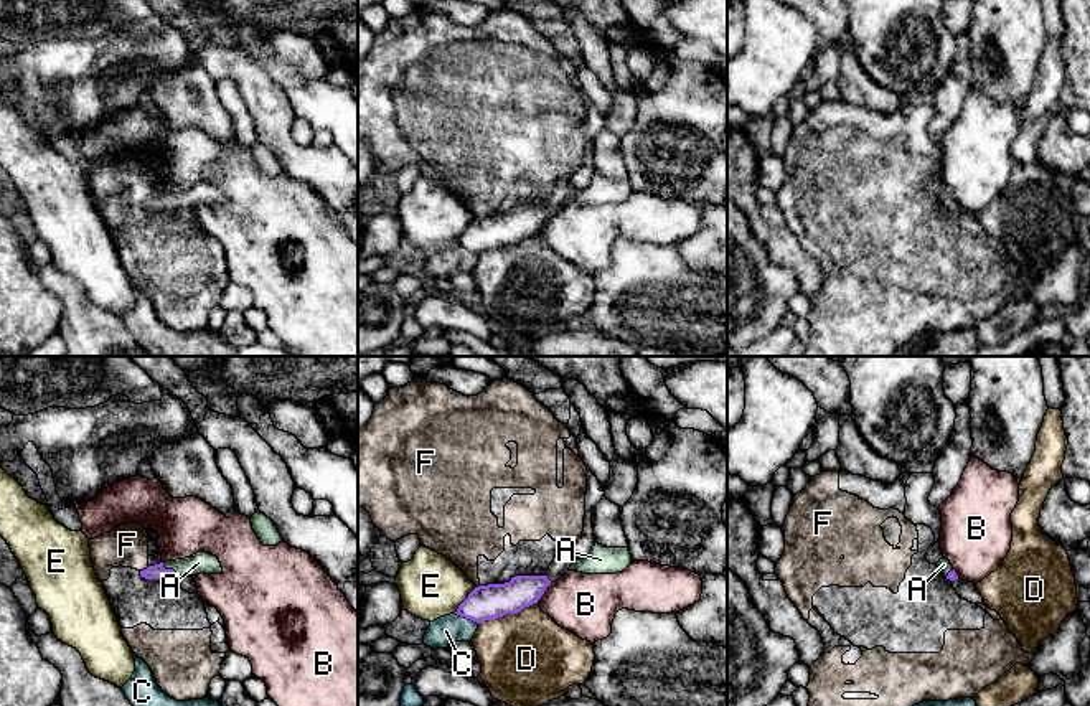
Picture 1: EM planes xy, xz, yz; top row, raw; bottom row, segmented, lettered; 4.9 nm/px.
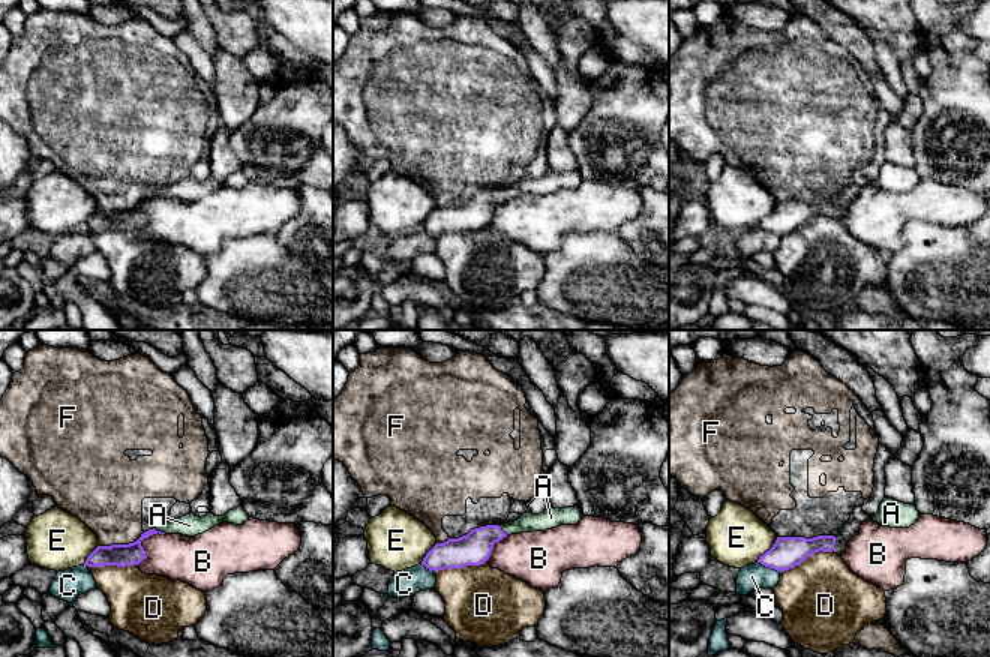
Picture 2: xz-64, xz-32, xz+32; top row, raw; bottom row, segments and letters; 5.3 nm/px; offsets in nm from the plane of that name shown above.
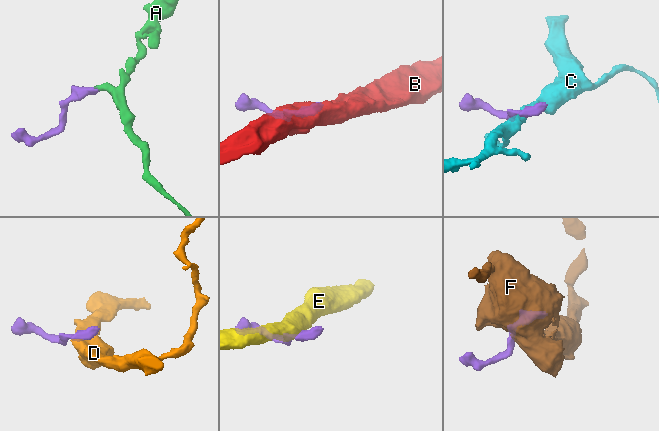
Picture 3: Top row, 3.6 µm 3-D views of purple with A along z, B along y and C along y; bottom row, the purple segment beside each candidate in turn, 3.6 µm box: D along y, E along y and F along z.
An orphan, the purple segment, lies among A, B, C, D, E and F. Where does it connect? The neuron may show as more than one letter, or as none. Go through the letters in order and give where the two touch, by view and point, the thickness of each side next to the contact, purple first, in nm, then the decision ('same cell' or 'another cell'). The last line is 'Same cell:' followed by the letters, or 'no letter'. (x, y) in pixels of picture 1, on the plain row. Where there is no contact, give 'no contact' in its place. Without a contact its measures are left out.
A: meets purple in xy at (170, 200); 70 nm thick on the purple side, 100 nm on the other; same cell
B: meets purple in xz at (543, 223); 170 nm thick on the purple side, 300 nm on the other; another cell
C: meets purple in xz at (467, 248); 180 nm thick on the purple side, 140 nm on the other; another cell
D: meets purple in xz at (507, 243); 180 nm thick on the purple side, 460 nm on the other; another cell
E: meets purple in xz at (464, 231); 180 nm thick on the purple side, 320 nm on the other; another cell
F: meets purple in xy at (144, 200); 70 nm thick on the purple side, 200 nm on the other; another cell
Same cell: A

